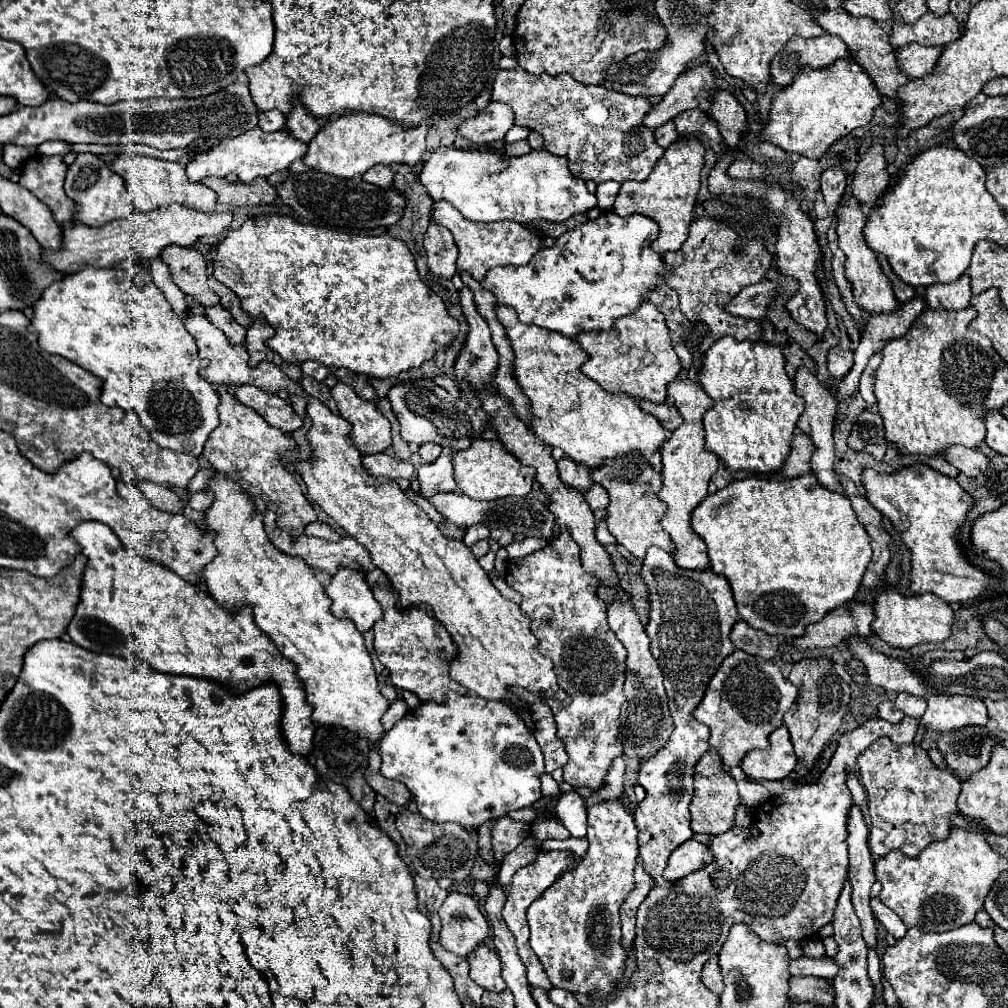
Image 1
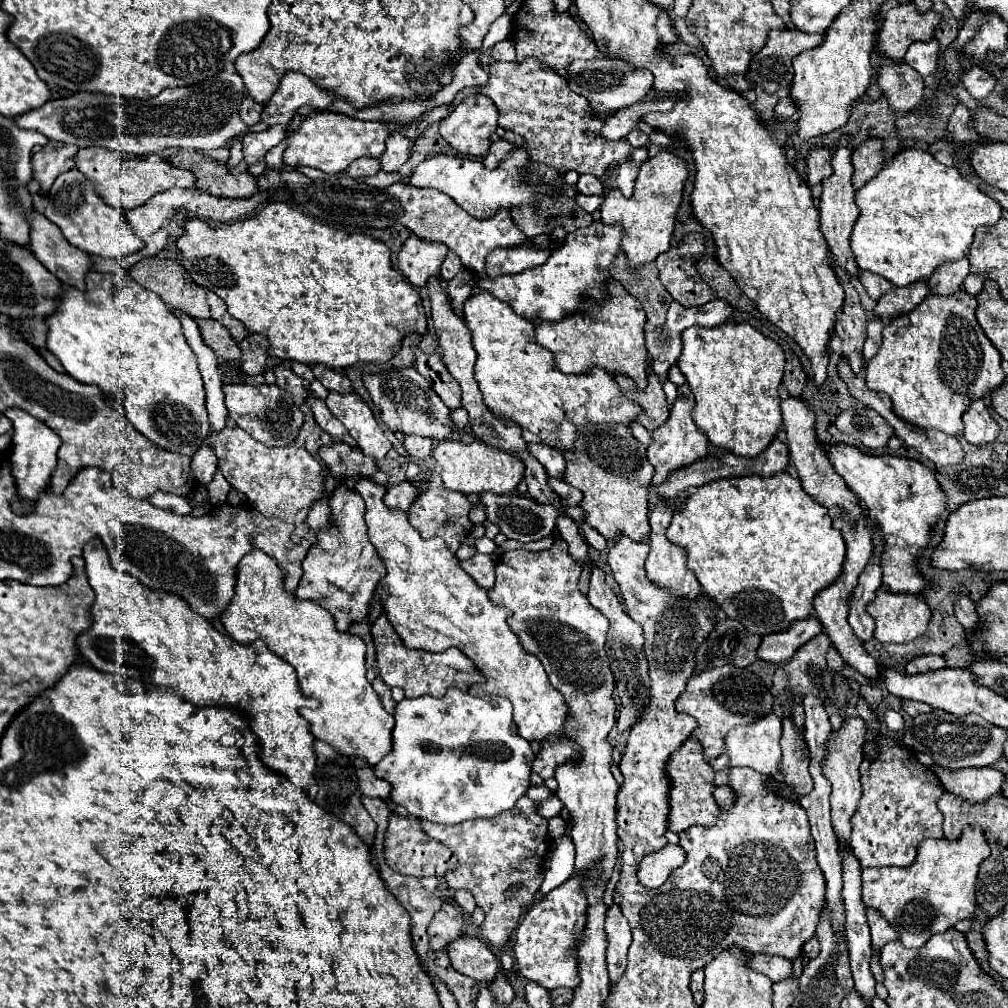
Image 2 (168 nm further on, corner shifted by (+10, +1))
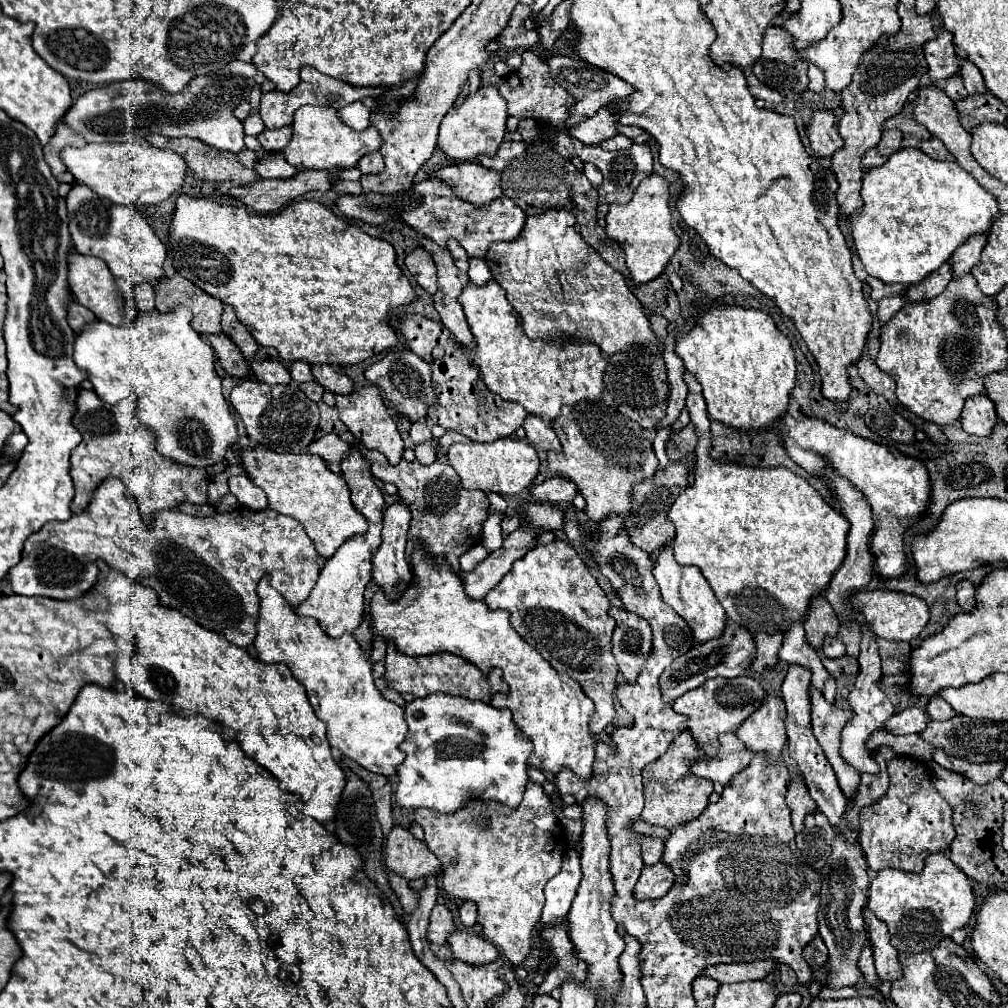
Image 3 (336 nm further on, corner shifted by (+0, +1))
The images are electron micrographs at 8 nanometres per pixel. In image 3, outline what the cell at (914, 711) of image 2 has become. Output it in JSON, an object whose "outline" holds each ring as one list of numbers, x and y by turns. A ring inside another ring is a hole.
{"outline":[[931,697,925,711,927,711,927,715,929,715,933,721,947,721,947,719,951,719,951,717,957,715,957,713,953,711,953,707,951,707,945,699,941,699,941,697]]}

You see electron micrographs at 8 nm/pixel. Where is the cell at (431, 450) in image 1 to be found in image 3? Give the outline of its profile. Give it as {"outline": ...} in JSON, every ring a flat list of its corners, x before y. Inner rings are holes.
{"outline":[[427,419,423,421,413,421,411,423,411,429,409,429,409,435,413,439,413,443,423,443,423,441,429,441,433,435,431,435,431,423]]}

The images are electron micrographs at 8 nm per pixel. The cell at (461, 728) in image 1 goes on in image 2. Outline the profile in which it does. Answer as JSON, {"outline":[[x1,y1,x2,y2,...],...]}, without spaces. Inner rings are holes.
{"outline":[[449,687,445,697,435,699,431,695,403,699,395,707,393,747,373,767,375,775,391,783,391,799,403,805,409,815,441,825,457,825,461,821,477,817,493,817,501,811,511,809,517,799,529,789,531,763,535,753,531,743,525,741,513,725,511,703,505,697,493,697,497,705,485,697,465,693,457,687]]}

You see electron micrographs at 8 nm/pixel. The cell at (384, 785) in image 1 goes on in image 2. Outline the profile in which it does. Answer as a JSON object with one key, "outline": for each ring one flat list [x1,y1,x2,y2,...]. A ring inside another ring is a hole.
{"outline":[[353,759,355,767,357,767,357,779,359,779,359,789,365,797,379,797,379,799,387,799,389,797,389,789,391,785,385,779,375,777,373,767,367,761,361,759]]}

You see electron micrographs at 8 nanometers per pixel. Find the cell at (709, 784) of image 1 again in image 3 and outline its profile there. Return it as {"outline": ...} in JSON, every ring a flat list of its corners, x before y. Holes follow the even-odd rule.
{"outline":[[683,731,679,737,675,737,675,743,665,751,663,757,659,757,655,763,649,763,643,769,643,787,645,787,645,809,641,813,641,819,649,825,659,825,665,829,673,829,677,825,683,825,685,821,697,819,699,813,707,807,707,799,713,793,713,783,705,781,691,773,693,761,701,755,699,747,695,747,695,741,691,739,691,733]]}

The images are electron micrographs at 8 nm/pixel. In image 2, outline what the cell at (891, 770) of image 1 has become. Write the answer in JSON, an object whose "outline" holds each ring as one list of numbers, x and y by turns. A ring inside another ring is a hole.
{"outline":[[877,735,873,741,875,745,879,745,877,757,863,757,863,763,859,767,863,795,851,821,851,851,863,867,907,867,913,863,917,845,923,839,943,837,943,815,937,809,937,801,945,795,945,787,929,767,921,765,909,749,899,747,895,739]]}

